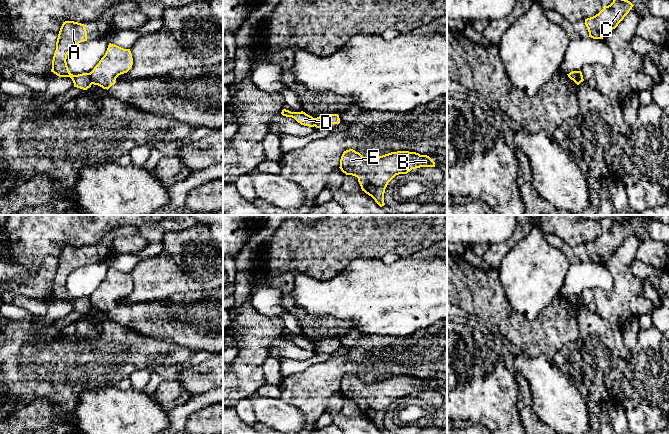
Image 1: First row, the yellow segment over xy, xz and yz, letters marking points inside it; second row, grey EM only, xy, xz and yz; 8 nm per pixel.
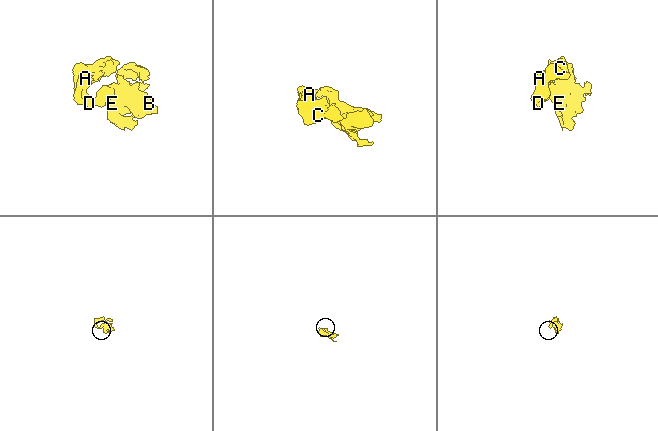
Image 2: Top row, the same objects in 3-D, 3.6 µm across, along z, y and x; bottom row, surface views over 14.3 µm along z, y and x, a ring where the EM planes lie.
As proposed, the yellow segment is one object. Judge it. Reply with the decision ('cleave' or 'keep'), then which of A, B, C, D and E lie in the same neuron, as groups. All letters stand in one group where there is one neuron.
cleave; A C D / B E

